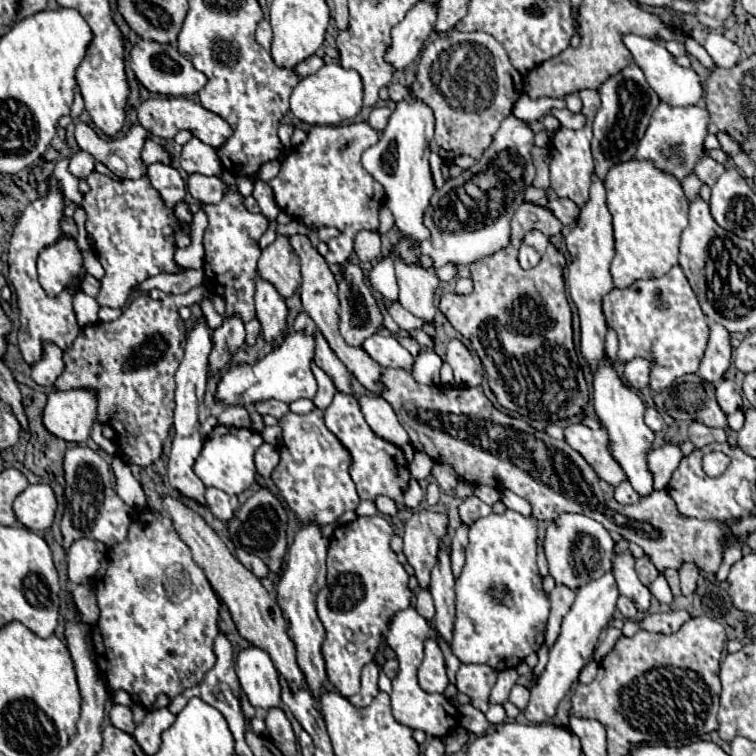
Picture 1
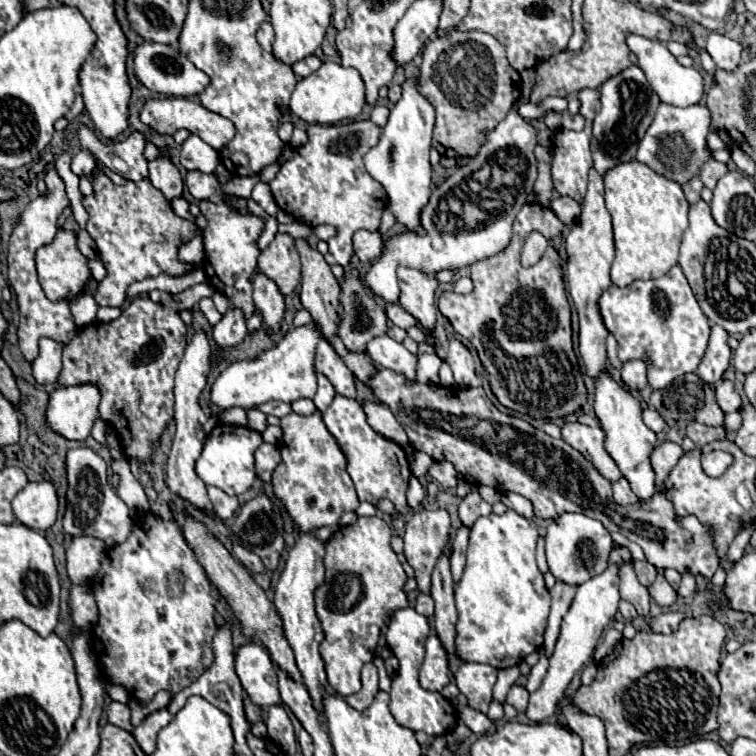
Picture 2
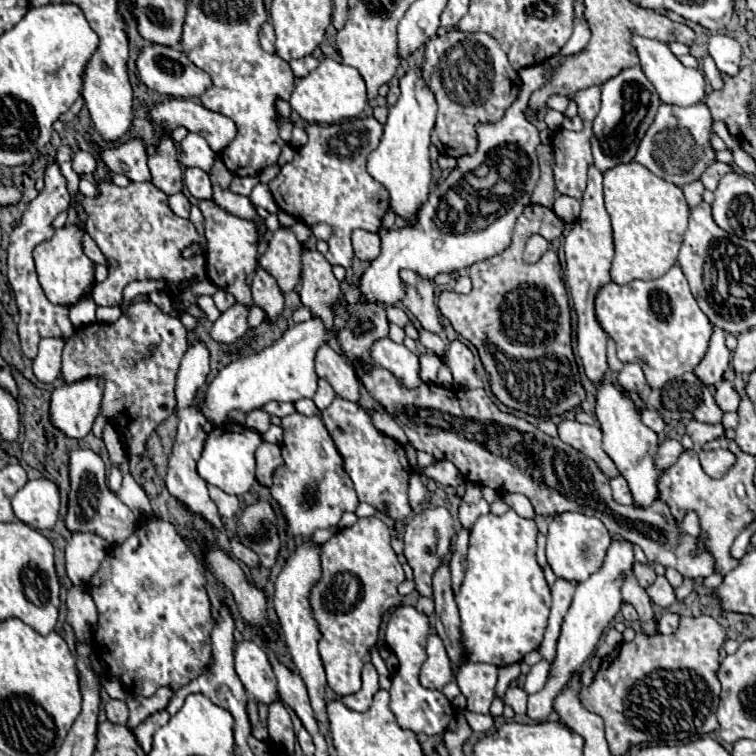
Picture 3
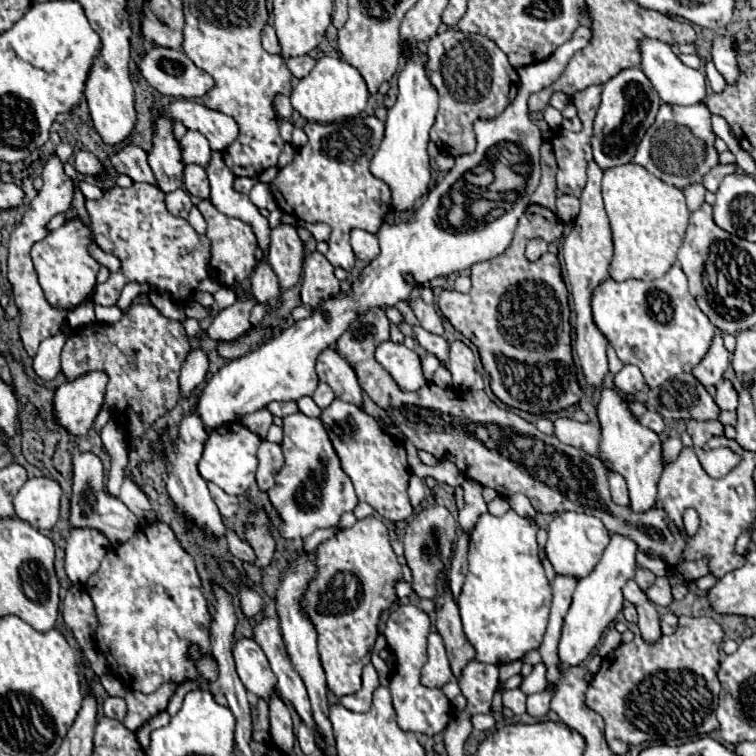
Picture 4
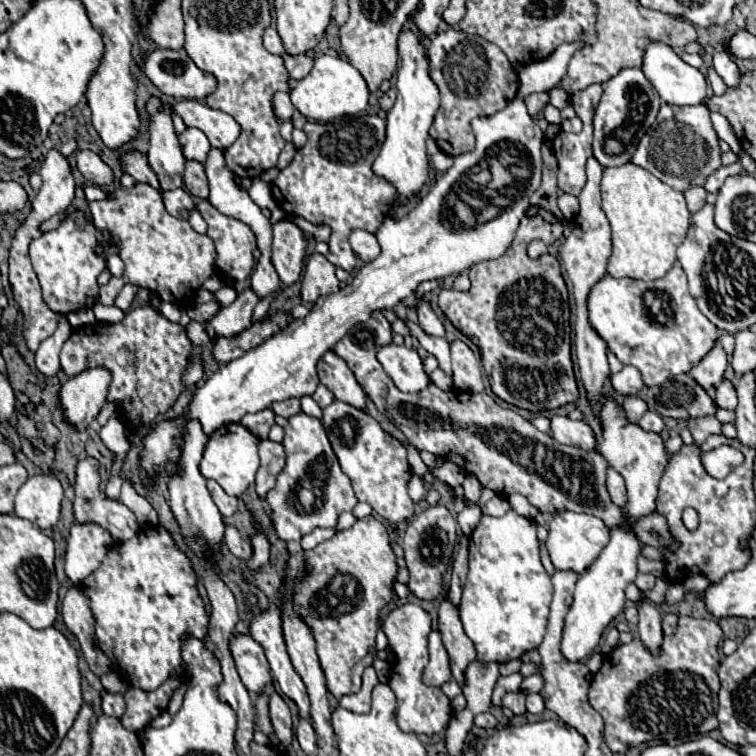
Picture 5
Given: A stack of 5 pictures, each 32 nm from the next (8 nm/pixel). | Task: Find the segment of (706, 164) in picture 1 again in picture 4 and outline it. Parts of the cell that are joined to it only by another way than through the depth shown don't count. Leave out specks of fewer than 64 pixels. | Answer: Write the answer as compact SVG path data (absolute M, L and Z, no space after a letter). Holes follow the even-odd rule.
M718 164L718 166L714 166L706 176L704 176L704 188L706 190L710 190L710 192L714 192L718 186L720 186L720 180L726 176L726 174L732 174L732 172L736 172L736 166L726 166L726 164Z

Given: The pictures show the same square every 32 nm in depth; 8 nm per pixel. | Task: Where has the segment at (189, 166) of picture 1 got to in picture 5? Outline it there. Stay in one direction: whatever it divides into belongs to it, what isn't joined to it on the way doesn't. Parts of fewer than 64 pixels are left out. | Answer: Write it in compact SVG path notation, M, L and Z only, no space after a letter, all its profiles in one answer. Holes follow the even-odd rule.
M186 128L184 134L180 134L180 146L186 160L194 160L200 164L206 162L208 152L210 152L208 138L196 128Z

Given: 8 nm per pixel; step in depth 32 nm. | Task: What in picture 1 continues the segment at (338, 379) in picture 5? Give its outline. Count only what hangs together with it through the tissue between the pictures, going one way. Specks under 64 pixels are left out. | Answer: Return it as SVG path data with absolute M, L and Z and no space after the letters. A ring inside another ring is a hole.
M320 330L314 332L314 338L316 338L316 348L314 348L314 360L316 360L316 364L334 380L336 390L346 392L346 394L352 394L348 368L346 368L346 366L338 360L338 356L332 352L332 348L328 346L328 342L324 340L324 336L322 336Z

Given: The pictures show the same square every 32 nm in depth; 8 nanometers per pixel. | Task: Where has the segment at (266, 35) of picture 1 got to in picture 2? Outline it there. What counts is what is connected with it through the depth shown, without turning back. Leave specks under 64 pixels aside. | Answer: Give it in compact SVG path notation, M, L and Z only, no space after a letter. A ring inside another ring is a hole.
M262 22L262 24L260 24L260 28L258 28L258 34L256 34L256 38L258 38L260 46L262 46L262 48L264 48L266 52L270 52L270 50L272 50L272 40L274 40L274 30L272 30L270 22Z

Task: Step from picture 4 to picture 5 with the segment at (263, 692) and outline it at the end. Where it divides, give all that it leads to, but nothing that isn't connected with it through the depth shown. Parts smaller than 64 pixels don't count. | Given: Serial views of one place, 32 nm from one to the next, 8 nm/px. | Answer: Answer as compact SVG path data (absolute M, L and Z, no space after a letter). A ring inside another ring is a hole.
M234 636L230 642L230 650L240 674L242 684L248 692L264 694L270 684L274 684L274 676L268 668L268 660L264 650L252 636Z

